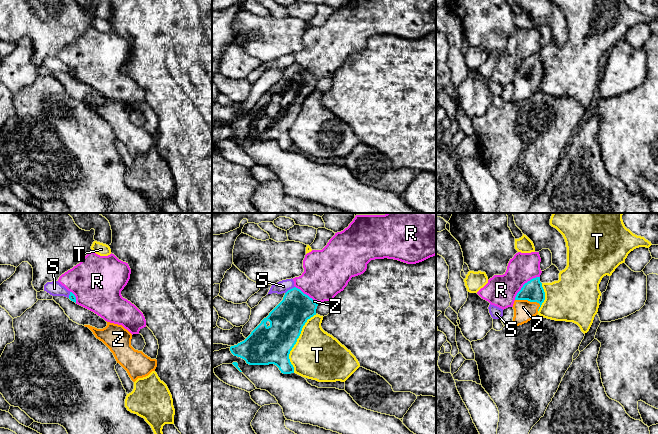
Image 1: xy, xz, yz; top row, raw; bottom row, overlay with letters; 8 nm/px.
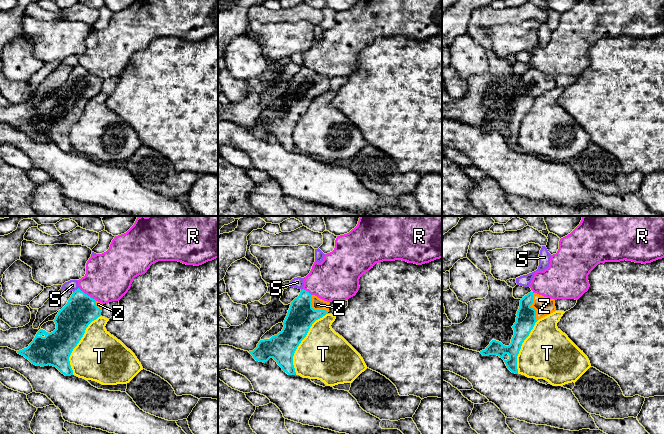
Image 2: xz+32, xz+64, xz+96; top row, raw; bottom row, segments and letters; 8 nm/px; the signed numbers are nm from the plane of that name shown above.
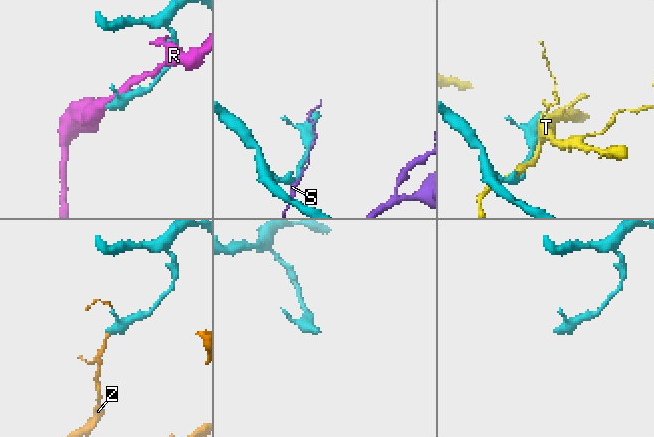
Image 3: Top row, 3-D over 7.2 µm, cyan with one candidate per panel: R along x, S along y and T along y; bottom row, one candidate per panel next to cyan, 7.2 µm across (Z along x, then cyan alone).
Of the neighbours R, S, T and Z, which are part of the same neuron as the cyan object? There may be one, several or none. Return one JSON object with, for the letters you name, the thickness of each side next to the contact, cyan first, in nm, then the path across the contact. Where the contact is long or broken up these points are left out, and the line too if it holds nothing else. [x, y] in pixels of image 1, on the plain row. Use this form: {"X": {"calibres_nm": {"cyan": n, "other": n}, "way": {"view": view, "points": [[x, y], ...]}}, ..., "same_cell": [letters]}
{"Z": {"calibres_nm": {"cyan": 160, "other": 170}}, "same_cell": ["Z"]}

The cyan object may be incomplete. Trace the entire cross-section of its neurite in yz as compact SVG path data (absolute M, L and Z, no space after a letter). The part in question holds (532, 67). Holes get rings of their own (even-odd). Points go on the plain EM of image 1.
M540 53L533 54L525 59L515 73L514 93L511 101L519 102L530 97L538 90L544 76L545 68Z

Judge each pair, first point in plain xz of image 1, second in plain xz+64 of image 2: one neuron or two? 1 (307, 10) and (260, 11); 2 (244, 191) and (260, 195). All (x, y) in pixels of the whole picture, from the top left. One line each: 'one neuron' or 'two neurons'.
1: one neuron
2: two neurons

